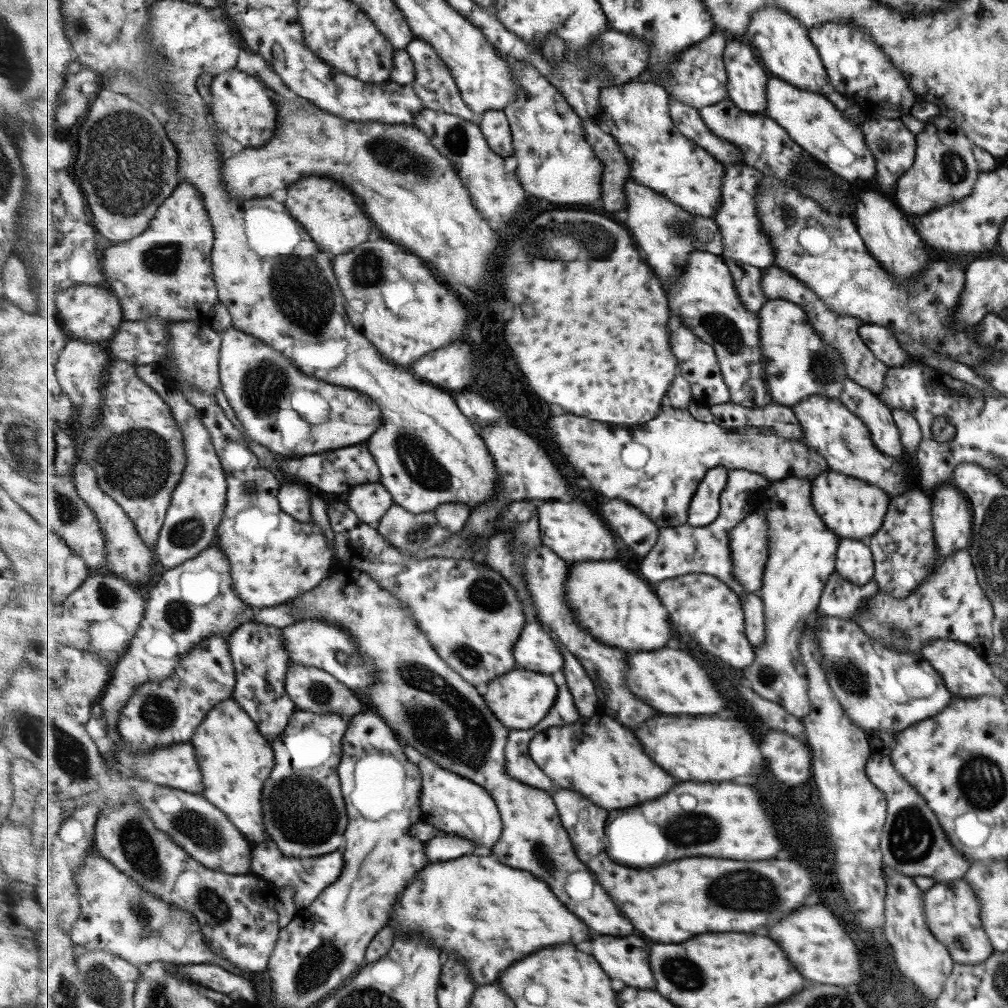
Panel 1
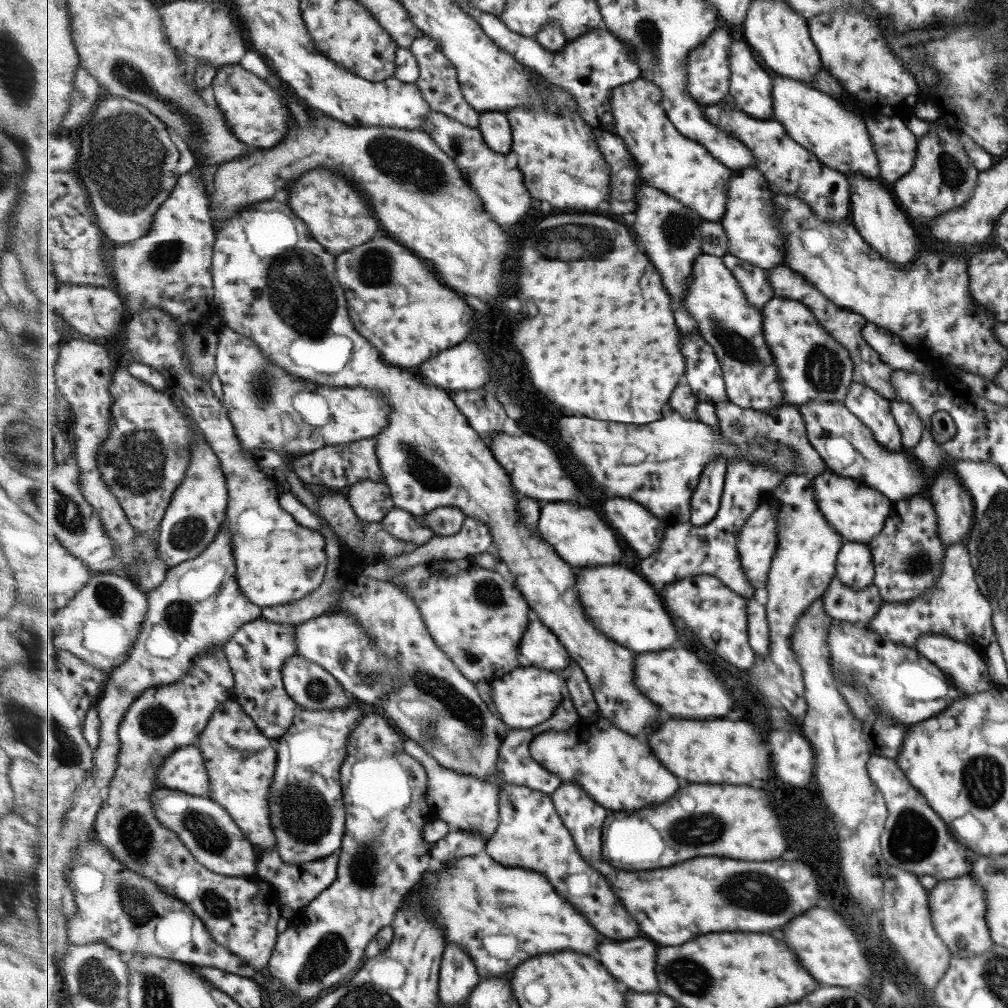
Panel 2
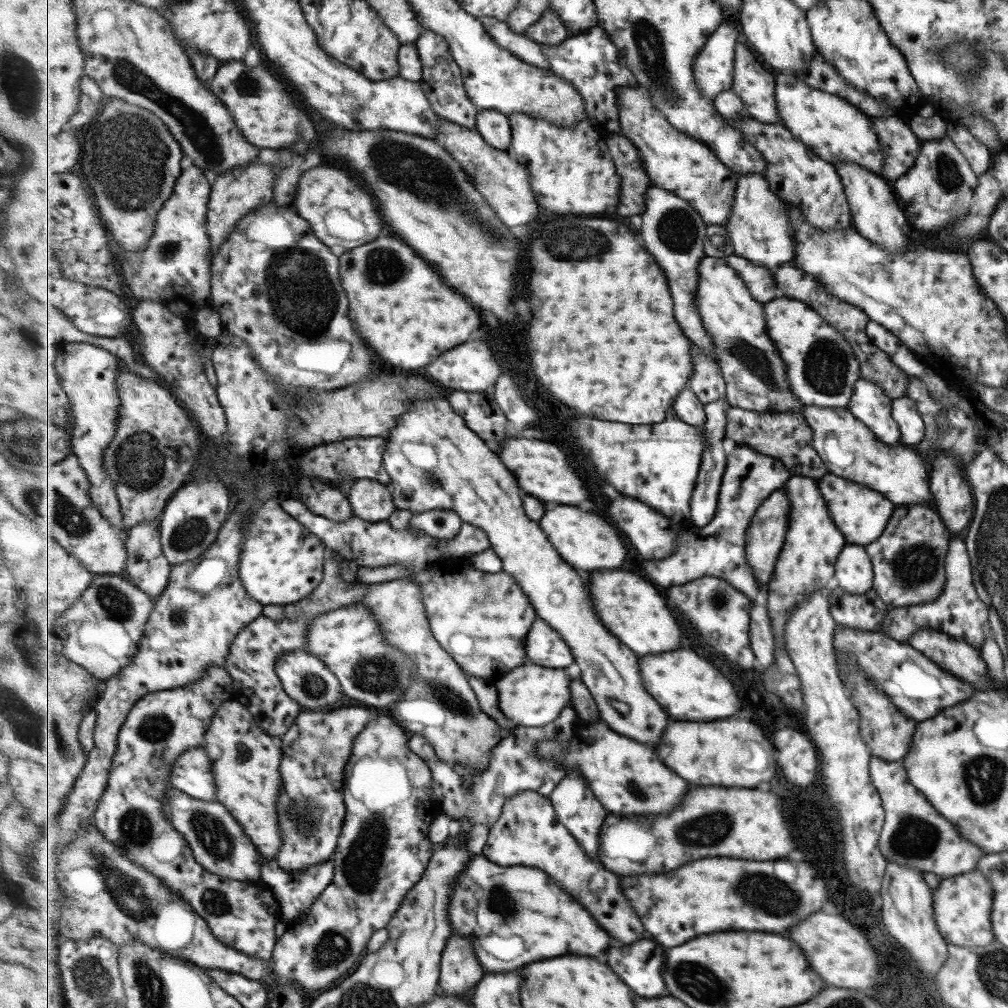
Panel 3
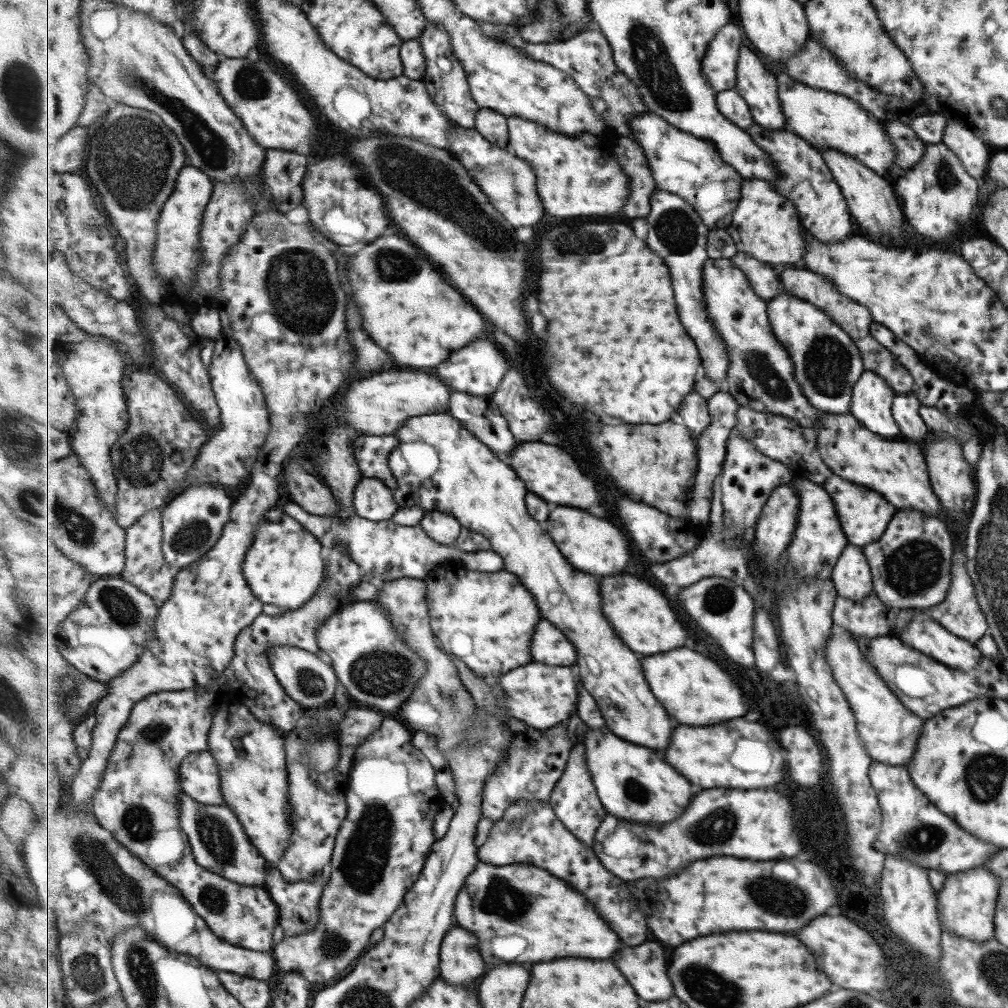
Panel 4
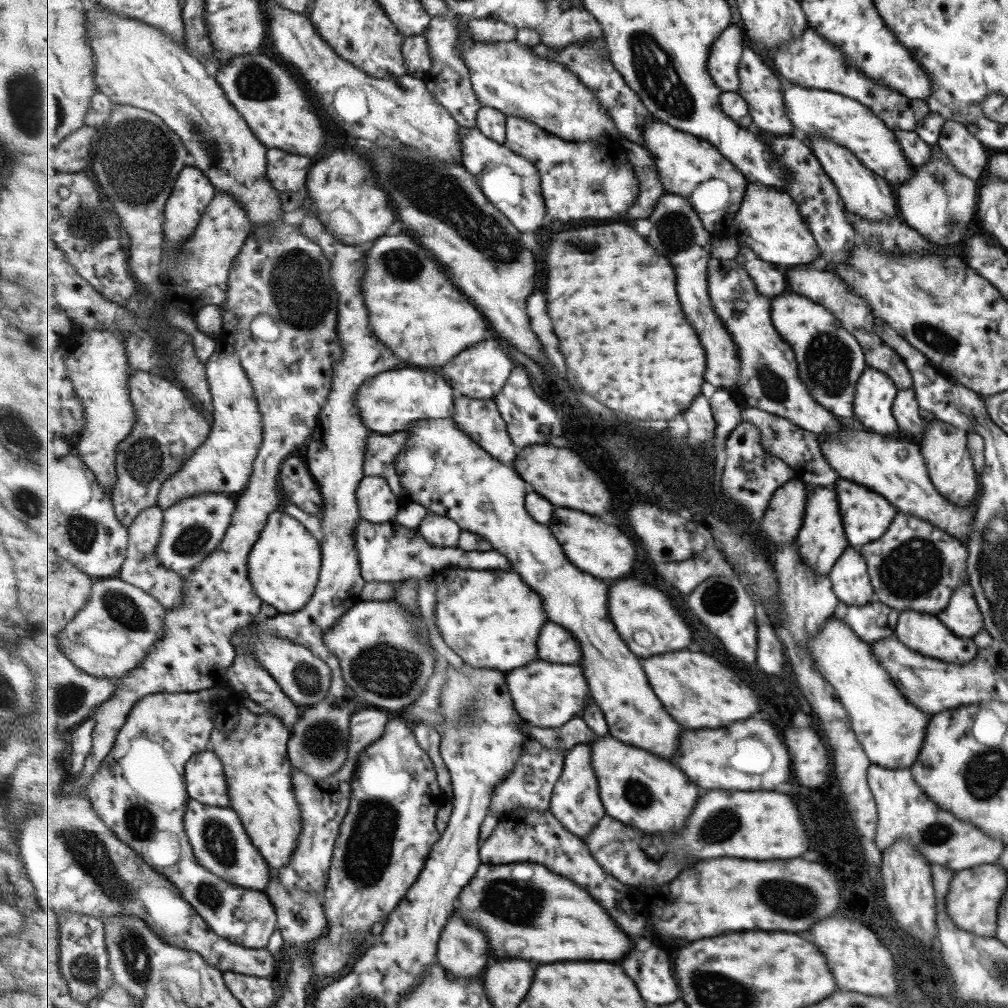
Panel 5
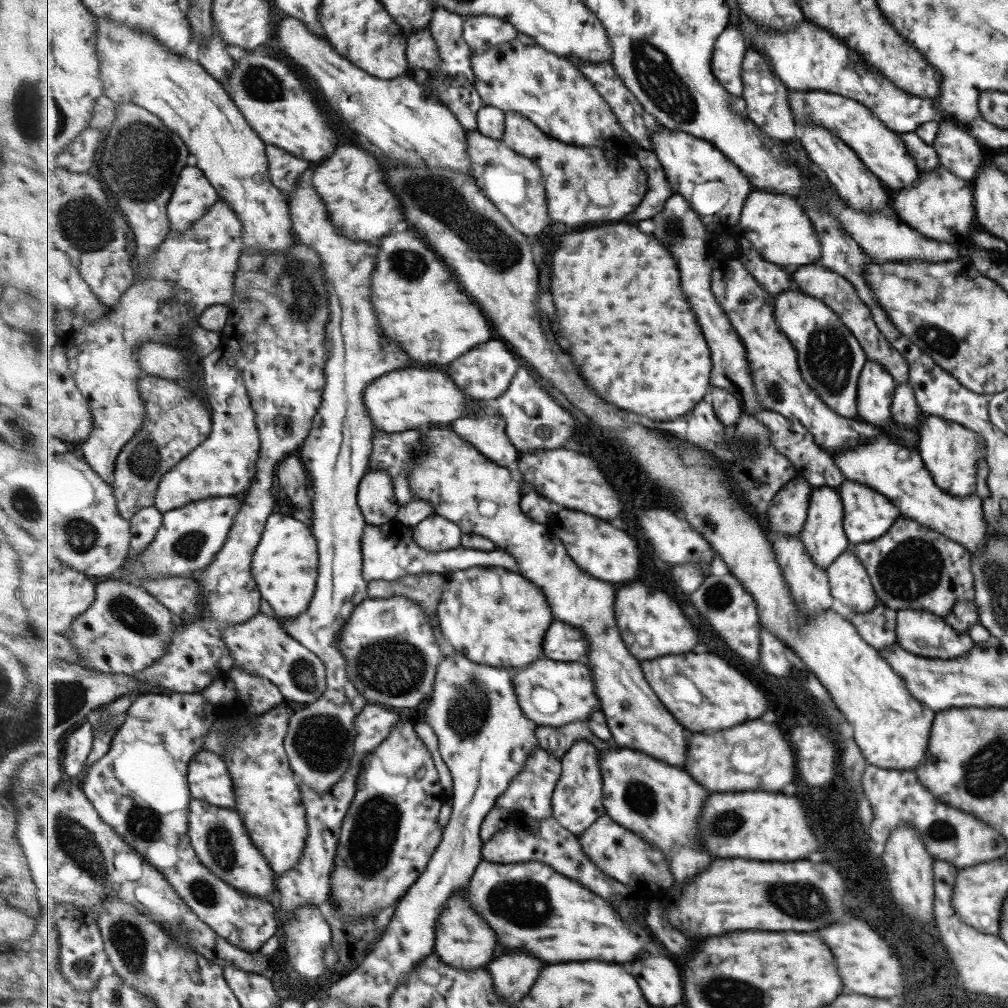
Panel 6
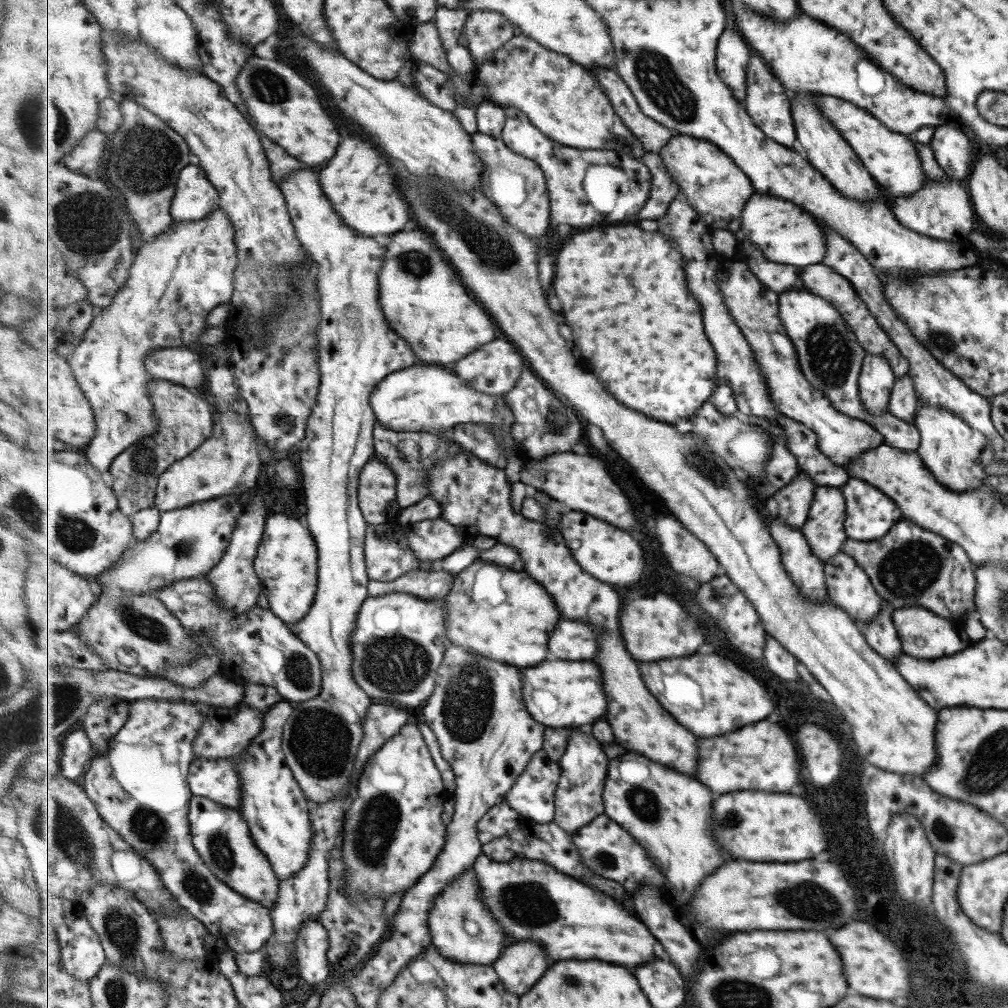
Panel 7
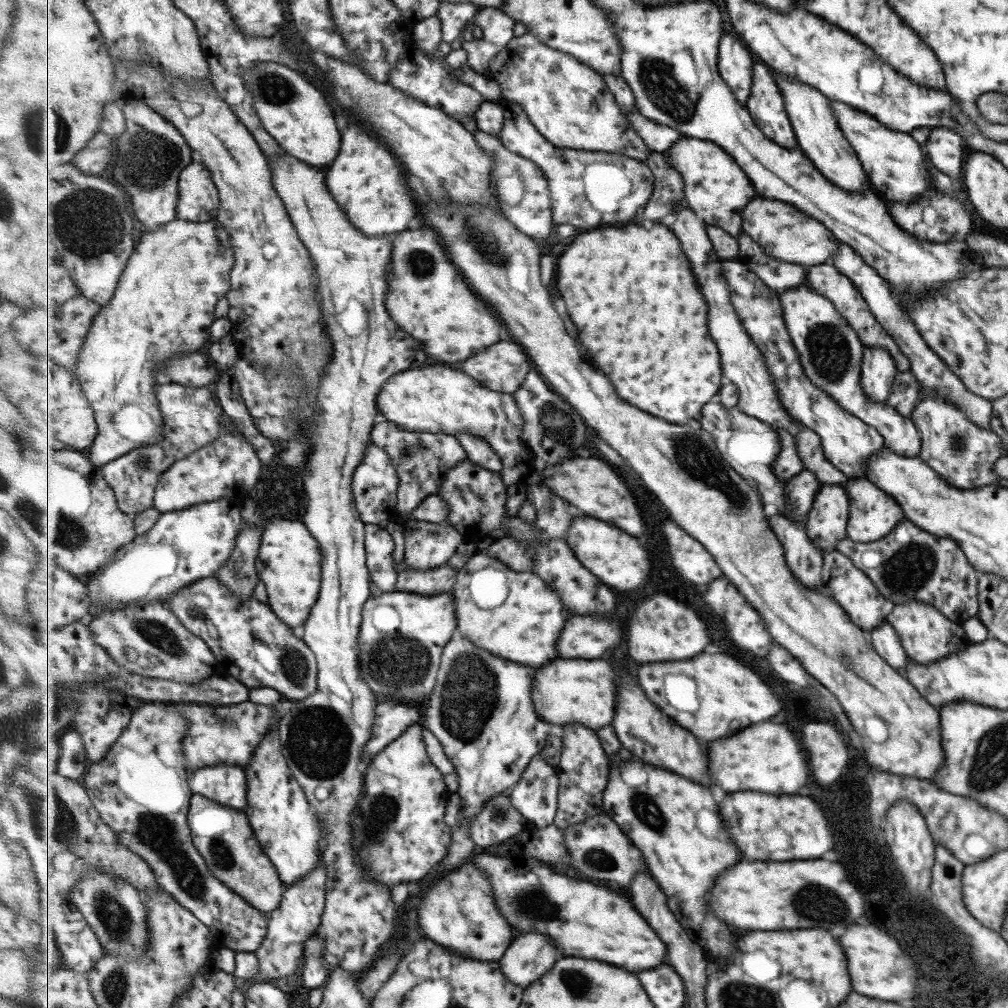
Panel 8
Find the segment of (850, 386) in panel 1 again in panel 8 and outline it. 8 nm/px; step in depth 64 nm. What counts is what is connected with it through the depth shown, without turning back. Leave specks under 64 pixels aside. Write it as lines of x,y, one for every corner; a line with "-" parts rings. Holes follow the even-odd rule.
863,346
861,386
871,401
886,401
898,371
891,355
881,347

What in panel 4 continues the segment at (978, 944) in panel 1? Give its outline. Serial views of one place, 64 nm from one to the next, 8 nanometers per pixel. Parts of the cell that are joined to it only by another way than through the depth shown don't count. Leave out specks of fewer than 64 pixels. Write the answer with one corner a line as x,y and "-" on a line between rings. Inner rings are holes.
983,866
947,875
943,888
936,892
939,924
943,923
947,931
973,942
994,938
993,917
997,890
999,890
999,881
993,872

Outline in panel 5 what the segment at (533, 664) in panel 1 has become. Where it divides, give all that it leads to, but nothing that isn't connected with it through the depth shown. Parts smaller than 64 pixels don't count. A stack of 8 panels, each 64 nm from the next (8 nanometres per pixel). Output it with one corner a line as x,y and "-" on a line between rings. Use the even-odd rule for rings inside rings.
547,622
541,628
539,659
555,663
577,663
583,658
583,646
561,623

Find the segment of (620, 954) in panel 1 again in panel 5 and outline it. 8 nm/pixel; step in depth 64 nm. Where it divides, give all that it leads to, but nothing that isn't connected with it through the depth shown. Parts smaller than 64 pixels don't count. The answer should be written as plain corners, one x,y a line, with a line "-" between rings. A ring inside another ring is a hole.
651,948
647,952
633,950
633,958
625,958
623,966
625,966
625,970
629,970
629,974
633,974
633,980
637,982
637,986
641,986
641,994
646,1001
649,1000
647,1002
649,1006
651,1002
654,1005
667,1005
681,999
681,990
675,980
675,970
673,970
671,958
661,948

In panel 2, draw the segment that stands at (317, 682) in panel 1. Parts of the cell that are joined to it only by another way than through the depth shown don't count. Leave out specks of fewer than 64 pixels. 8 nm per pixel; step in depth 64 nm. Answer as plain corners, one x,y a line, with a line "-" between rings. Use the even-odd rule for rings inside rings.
295,654
283,665
286,691
302,709
334,711
353,704
349,692
325,667

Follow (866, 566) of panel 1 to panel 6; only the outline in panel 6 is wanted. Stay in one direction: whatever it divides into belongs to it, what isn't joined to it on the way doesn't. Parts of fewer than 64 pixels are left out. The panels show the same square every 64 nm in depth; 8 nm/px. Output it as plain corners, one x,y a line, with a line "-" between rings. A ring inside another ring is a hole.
851,550
827,566
826,574
832,598
846,604
851,612
869,612
879,601
864,565

